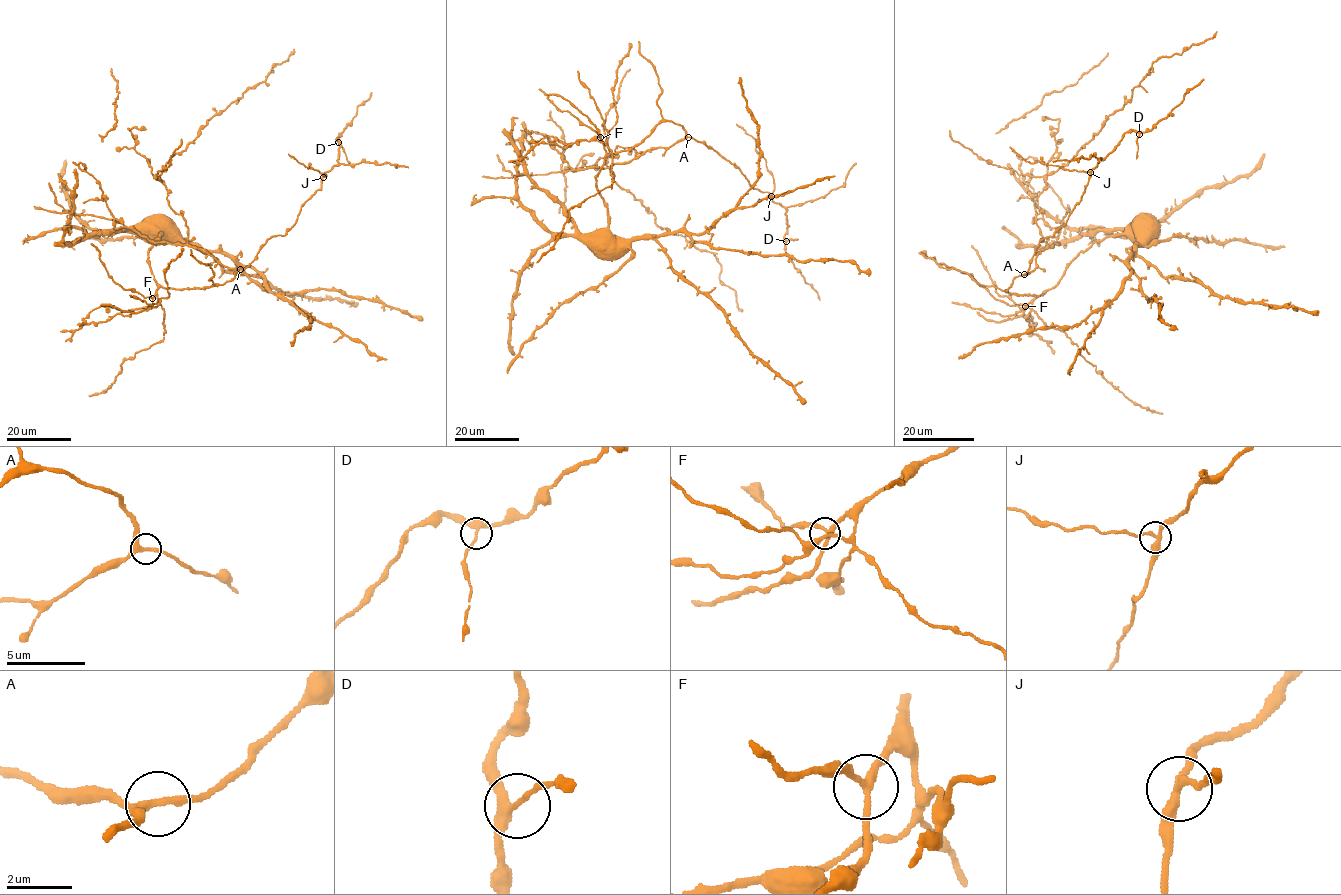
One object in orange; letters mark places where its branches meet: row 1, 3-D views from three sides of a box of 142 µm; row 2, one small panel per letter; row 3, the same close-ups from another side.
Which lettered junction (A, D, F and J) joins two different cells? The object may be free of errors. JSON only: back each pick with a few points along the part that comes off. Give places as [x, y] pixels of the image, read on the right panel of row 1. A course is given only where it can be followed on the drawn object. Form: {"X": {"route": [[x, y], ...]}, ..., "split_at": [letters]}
{"J": {"route": [[1090, 172], [1028, 162], [1010, 146]]}, "split_at": ["J"]}

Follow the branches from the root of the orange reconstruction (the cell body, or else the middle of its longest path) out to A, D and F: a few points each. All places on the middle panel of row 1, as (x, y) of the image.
A: (608, 249), (613, 236), (606, 204), (596, 185), (604, 159), (630, 150), (663, 121), (680, 125), (688, 137)
D: (608, 249), (613, 236), (596, 176), (607, 156), (630, 150), (667, 120), (729, 160), (786, 210), (786, 241)
F: (608, 249), (613, 236), (608, 228), (606, 204), (596, 185), (596, 176), (606, 153), (600, 137)

